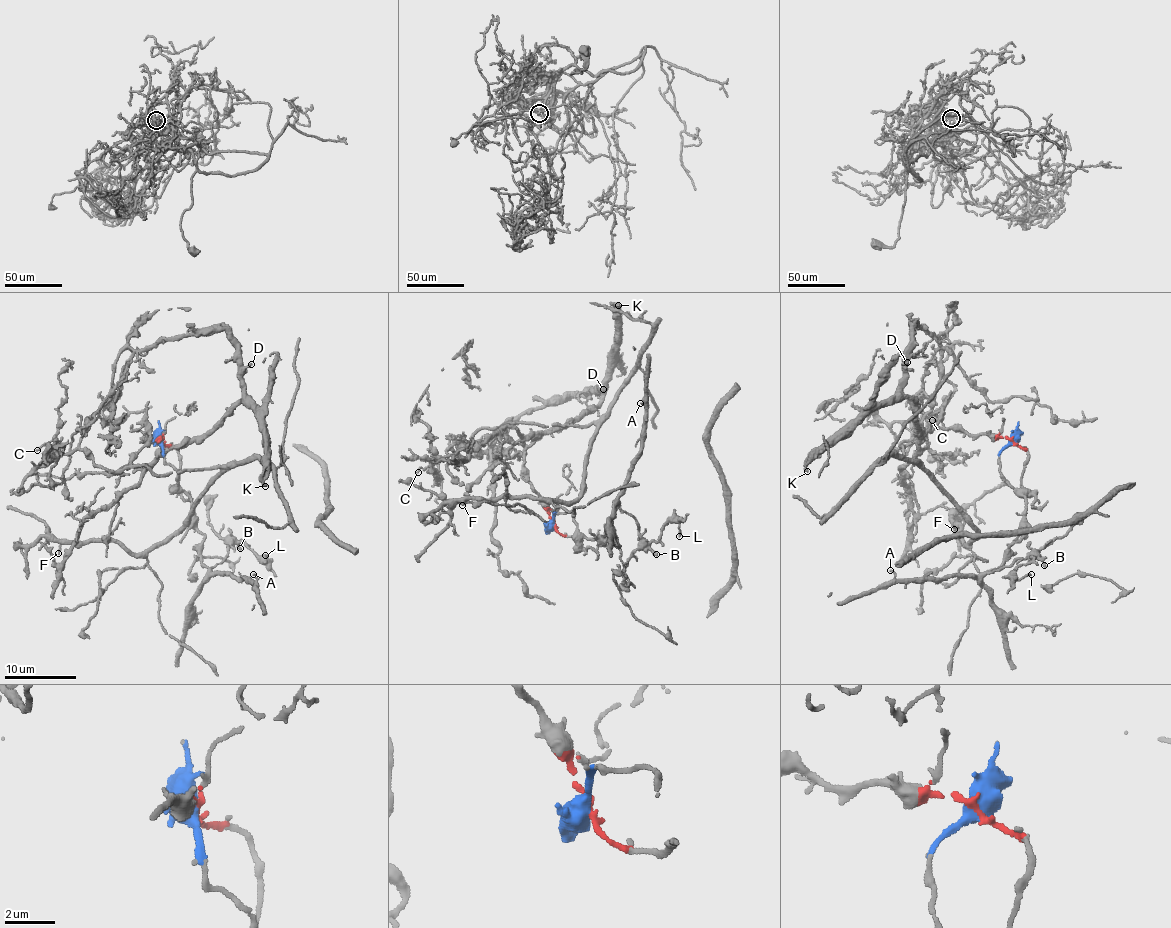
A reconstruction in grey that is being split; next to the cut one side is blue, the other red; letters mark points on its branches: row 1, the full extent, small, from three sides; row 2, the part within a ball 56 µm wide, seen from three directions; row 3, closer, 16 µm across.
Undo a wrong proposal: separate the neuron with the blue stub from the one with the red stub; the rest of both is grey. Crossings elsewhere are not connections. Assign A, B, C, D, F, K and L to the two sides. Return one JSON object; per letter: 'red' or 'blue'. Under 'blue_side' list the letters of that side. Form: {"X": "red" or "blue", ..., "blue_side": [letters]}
{"A": "blue", "B": "blue", "C": "red", "D": "red", "F": "red", "K": "red", "L": "blue", "blue_side": ["A", "B", "L"]}

